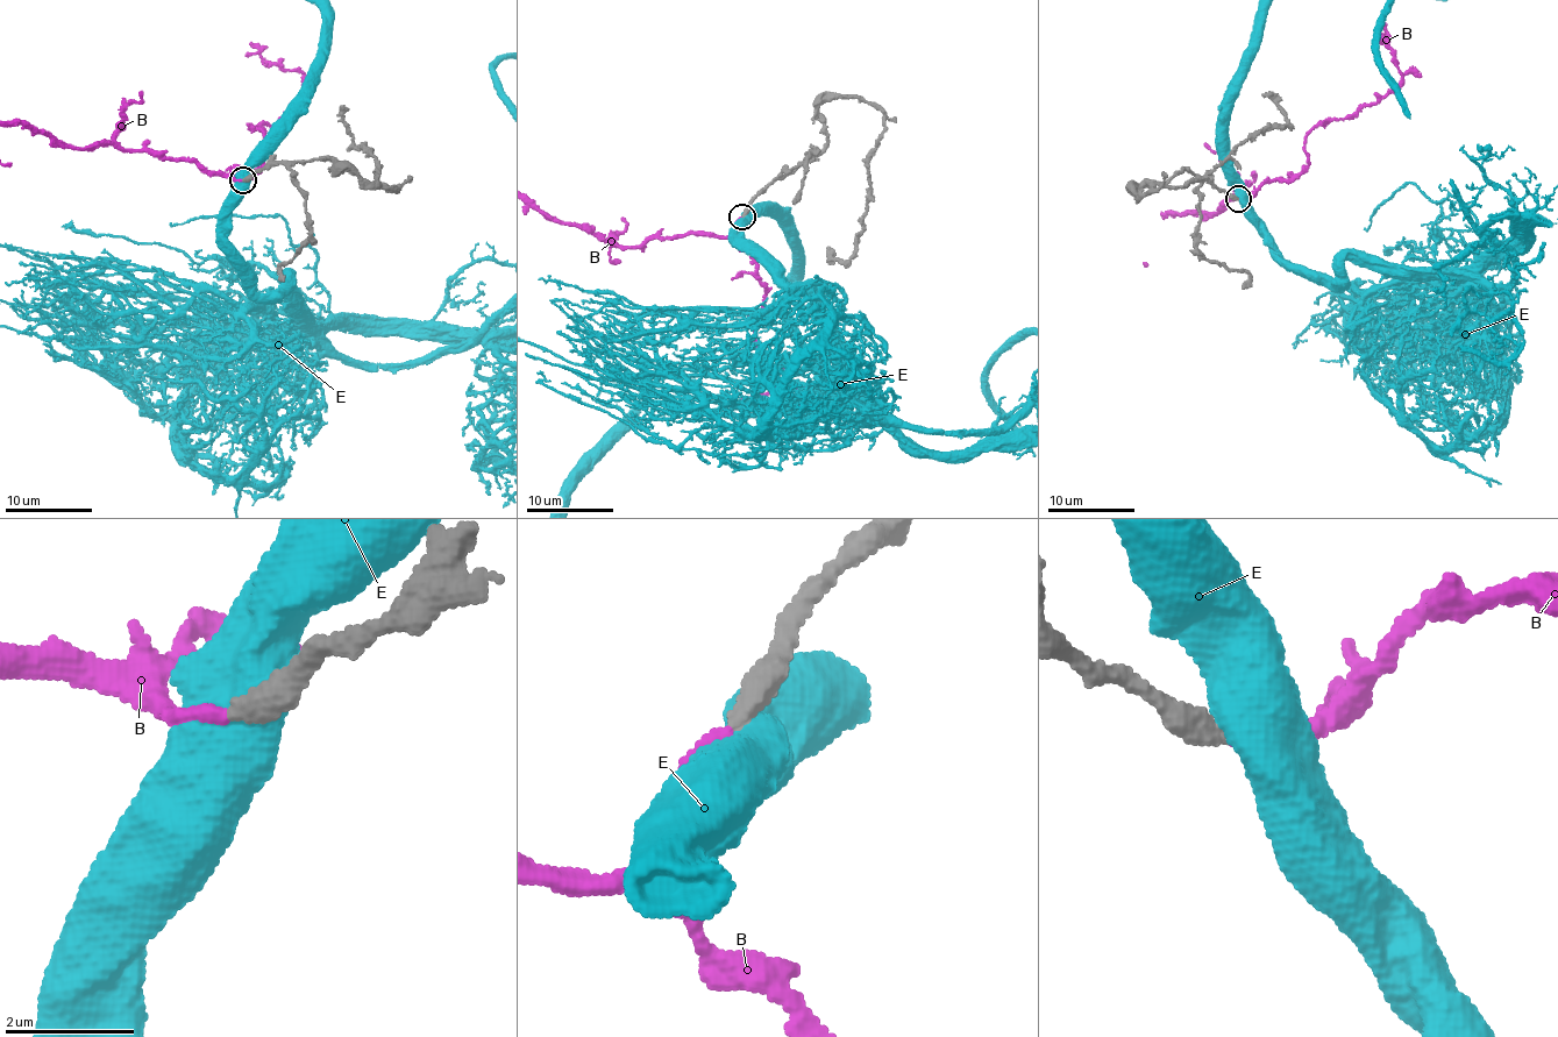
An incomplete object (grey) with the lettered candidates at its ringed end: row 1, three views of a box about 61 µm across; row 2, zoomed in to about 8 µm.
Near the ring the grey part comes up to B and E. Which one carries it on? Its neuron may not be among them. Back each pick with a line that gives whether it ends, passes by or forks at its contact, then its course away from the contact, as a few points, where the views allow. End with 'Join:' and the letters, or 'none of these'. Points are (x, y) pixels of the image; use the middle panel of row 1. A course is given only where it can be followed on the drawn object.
B: it ends
Join: B

